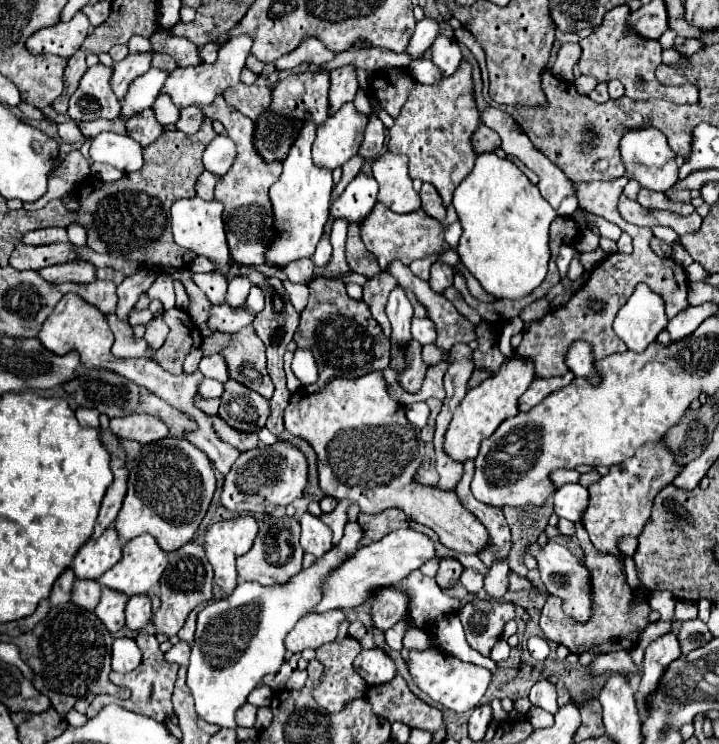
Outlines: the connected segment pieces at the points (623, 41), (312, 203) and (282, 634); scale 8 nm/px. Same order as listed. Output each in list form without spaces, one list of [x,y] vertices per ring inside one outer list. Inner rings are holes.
[[[628,5],[614,7],[606,15],[606,19],[602,21],[602,25],[598,29],[594,29],[588,37],[580,39],[580,47],[582,47],[582,55],[578,59],[580,73],[596,77],[598,83],[608,83],[610,79],[622,81],[622,85],[626,87],[626,95],[630,99],[666,99],[666,101],[674,101],[674,103],[690,101],[688,99],[690,97],[688,89],[662,87],[656,81],[654,71],[662,63],[662,47],[656,39],[640,41],[638,35],[634,35],[634,31],[630,31],[630,27],[626,27],[628,17],[630,17],[630,7]],[[638,79],[644,79],[648,87],[638,87]]]
[[[306,119],[306,123],[302,125],[296,141],[292,143],[284,159],[284,171],[280,179],[270,187],[278,237],[272,241],[272,247],[266,251],[266,263],[286,265],[302,257],[312,257],[324,233],[324,225],[328,221],[330,193],[334,183],[332,183],[332,171],[326,171],[324,167],[316,167],[312,161],[310,147],[314,137],[316,137],[316,125],[312,119]]]
[[[346,523],[344,537],[326,555],[318,557],[308,569],[302,569],[290,583],[278,587],[262,587],[254,581],[240,581],[232,595],[204,607],[198,613],[196,639],[188,665],[188,687],[196,701],[196,713],[204,721],[220,727],[236,727],[234,713],[246,703],[250,691],[262,683],[266,673],[278,671],[284,663],[286,635],[300,617],[310,613],[322,599],[322,587],[334,567],[360,549],[364,531],[358,523]]]

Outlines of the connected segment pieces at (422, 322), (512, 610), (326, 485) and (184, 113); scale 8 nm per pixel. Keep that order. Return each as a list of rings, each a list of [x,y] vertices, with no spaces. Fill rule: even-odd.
[[[412,319],[412,337],[426,345],[426,343],[434,343],[436,341],[436,327],[430,319]]]
[[[472,599],[458,611],[458,617],[462,619],[470,647],[482,655],[490,655],[504,625],[516,617],[516,605],[508,601]]]
[[[370,371],[358,379],[334,379],[326,387],[320,385],[302,385],[292,397],[284,411],[284,425],[290,433],[304,437],[318,455],[318,475],[320,487],[326,495],[334,499],[356,501],[362,513],[378,515],[388,507],[402,509],[410,519],[430,527],[442,545],[464,555],[478,555],[490,535],[462,503],[458,503],[454,491],[444,491],[438,487],[422,485],[416,481],[420,463],[424,459],[424,441],[420,439],[420,429],[406,419],[406,407],[392,399],[388,393],[386,379],[382,371]]]
[[[186,107],[180,111],[180,121],[176,123],[176,127],[184,133],[196,133],[202,119],[206,119],[206,115],[202,113],[202,109],[196,107]]]

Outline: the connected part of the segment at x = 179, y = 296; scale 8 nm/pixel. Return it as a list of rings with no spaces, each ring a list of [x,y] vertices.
[[[174,281],[174,289],[176,289],[176,307],[186,311],[188,305],[190,305],[190,297],[188,297],[186,289],[180,285],[180,281]]]

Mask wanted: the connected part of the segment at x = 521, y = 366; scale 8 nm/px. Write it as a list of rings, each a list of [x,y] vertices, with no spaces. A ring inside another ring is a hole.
[[[512,355],[502,363],[500,371],[494,377],[482,381],[474,389],[468,389],[466,397],[462,399],[462,403],[454,411],[454,417],[452,417],[450,427],[446,431],[446,439],[444,439],[446,453],[452,459],[458,459],[462,463],[470,457],[476,457],[482,439],[490,437],[504,419],[514,417],[518,413],[518,399],[530,387],[534,377],[536,377],[534,363],[530,363],[526,359],[518,359],[518,355]]]

